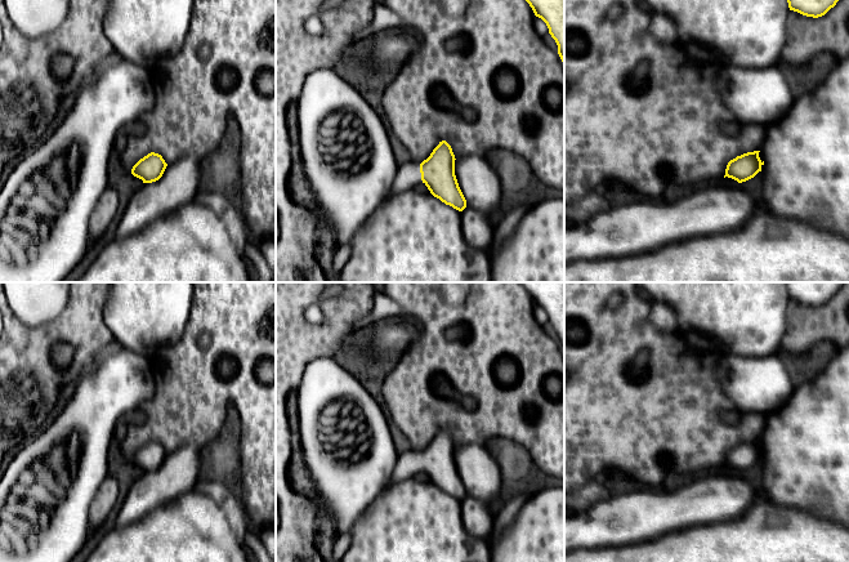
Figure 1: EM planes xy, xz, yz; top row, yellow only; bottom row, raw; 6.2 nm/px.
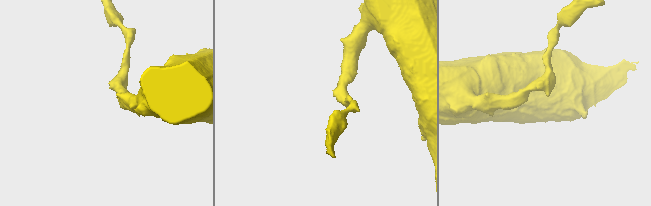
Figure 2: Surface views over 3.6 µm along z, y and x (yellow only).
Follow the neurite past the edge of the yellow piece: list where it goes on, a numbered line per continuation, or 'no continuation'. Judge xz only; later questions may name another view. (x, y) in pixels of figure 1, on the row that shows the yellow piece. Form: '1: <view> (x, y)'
1: xz (409, 175)

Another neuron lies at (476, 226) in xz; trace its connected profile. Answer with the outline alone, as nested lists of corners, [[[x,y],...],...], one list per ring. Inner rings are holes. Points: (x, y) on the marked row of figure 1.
[[[466,206],[461,211],[461,231],[468,245],[488,251],[493,237],[493,226],[488,214]]]

